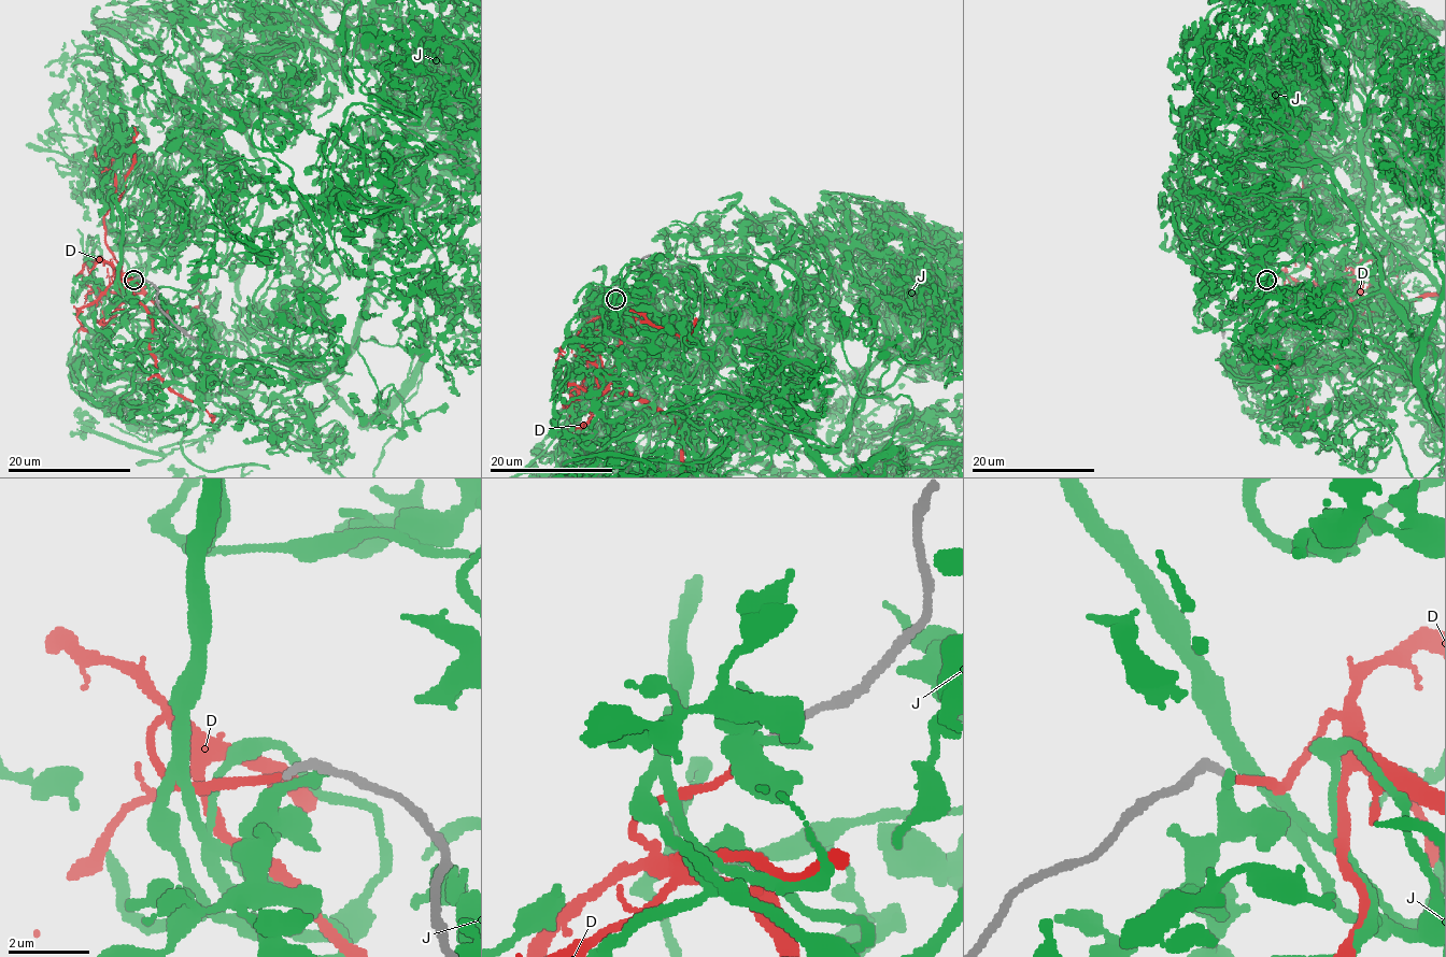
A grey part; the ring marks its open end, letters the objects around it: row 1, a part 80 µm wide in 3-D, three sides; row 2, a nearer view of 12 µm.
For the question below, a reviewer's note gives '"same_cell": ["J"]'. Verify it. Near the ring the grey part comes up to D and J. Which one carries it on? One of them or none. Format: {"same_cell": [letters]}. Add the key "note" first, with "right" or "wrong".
{"note": "wrong", "same_cell": ["D"]}

